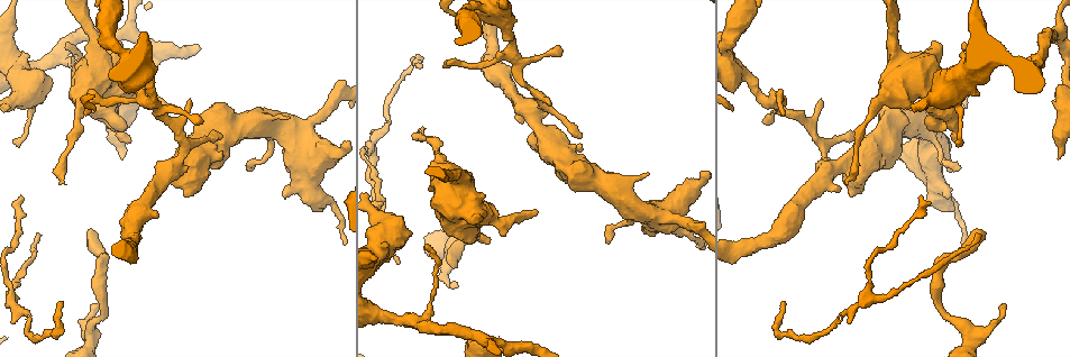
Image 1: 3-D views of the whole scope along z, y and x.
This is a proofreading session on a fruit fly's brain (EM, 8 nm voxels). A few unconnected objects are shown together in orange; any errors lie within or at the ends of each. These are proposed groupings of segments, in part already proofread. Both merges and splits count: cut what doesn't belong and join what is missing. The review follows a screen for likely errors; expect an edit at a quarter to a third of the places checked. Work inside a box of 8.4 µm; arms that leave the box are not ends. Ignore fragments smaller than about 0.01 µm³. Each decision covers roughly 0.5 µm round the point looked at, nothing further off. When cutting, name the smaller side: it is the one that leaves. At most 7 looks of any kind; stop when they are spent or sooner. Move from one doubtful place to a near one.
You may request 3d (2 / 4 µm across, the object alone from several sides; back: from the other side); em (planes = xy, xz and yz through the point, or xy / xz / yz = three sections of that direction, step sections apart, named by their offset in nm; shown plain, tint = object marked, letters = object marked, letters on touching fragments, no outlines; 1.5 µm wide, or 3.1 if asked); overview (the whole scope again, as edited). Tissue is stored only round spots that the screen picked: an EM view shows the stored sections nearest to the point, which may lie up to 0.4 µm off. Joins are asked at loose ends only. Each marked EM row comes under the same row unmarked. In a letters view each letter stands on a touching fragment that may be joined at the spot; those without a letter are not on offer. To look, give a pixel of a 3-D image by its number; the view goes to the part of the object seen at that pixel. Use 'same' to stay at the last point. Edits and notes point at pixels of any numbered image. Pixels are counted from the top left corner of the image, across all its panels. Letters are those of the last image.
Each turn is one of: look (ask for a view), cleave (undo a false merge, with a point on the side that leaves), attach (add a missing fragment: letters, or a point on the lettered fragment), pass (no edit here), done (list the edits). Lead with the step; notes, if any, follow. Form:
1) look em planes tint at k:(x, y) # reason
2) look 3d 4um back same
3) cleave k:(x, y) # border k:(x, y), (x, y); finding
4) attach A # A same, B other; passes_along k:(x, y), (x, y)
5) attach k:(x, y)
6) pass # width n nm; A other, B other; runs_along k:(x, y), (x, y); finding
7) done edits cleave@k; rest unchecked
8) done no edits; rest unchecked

look 3d 4um at 1:(855, 153) # a narrow waist

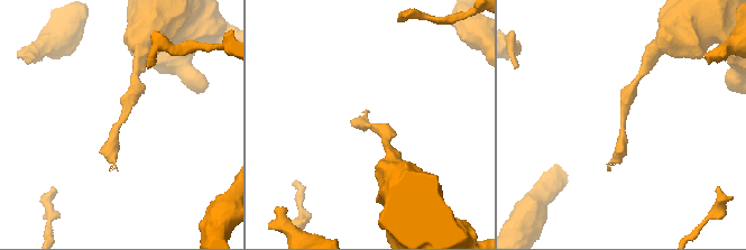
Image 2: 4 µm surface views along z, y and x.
look em xy step 8 tint at 2:(369, 128)

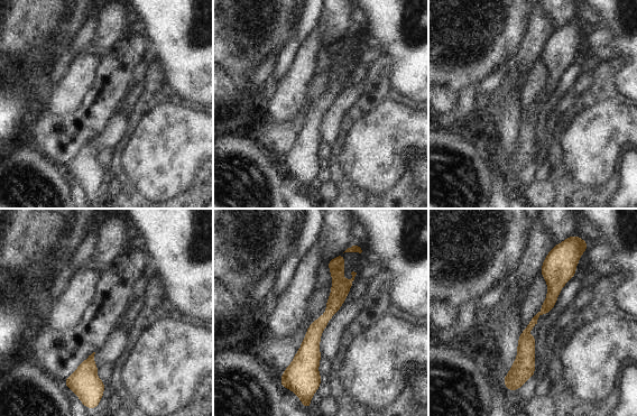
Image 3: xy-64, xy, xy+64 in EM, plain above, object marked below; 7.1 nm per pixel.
look em planes letters same

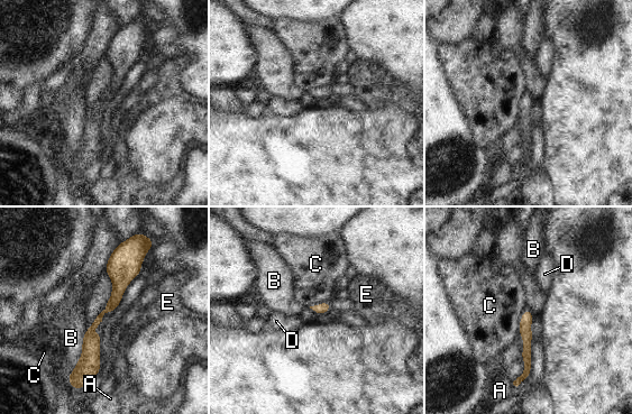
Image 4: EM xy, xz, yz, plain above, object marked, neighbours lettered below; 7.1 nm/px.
pass # A other, B other, C other, D other, E other; border 4:(525, 307), (518, 330); all the same cell

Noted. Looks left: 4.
look 3d 2um at 1:(513, 55) # sharp bend

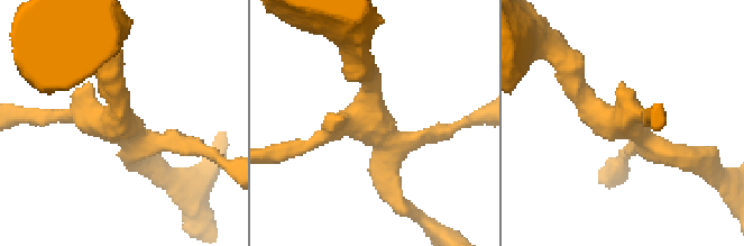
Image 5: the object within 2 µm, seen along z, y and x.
look em yz step 4 letters at 5:(624, 128)

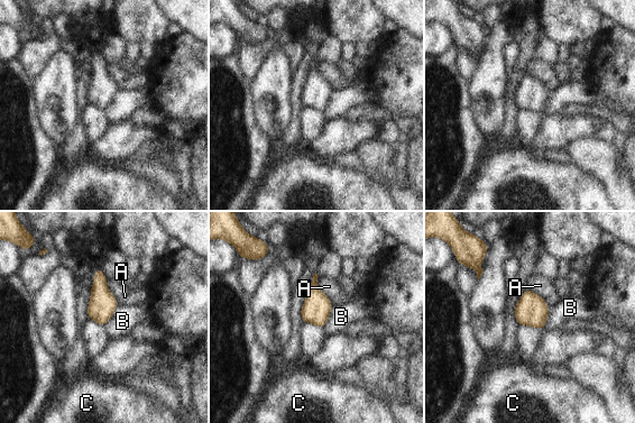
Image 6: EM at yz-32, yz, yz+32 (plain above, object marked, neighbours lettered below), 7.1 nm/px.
pass # longest_contact A 240 nm; A other, B other, C other; border 6:(318, 276), (318, 287), (332, 305); all the same cell

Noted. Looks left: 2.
look 3d 4um at 1:(536, 210) # free end

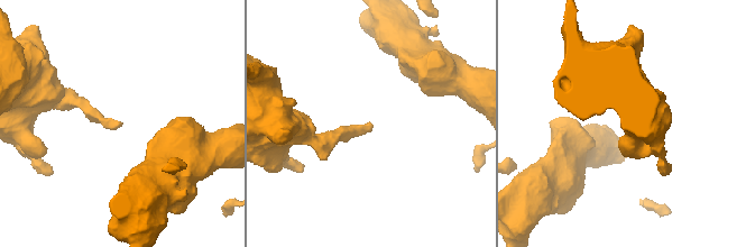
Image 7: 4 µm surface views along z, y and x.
look em yz step 4 letters at 7:(372, 126) # now the EM

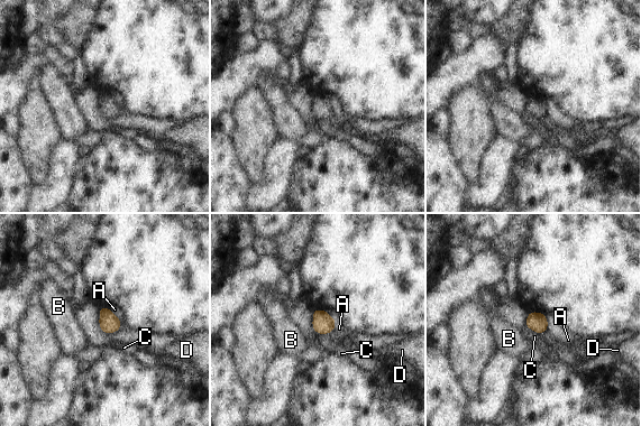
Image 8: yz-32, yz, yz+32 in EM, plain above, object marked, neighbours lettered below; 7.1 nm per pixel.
pass # width 140 nm; A other, B other, C other, D other; border 8:(316, 332), (328, 334); no lettered fragment goes on from it

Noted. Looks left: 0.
done no edits; rest unchecked

